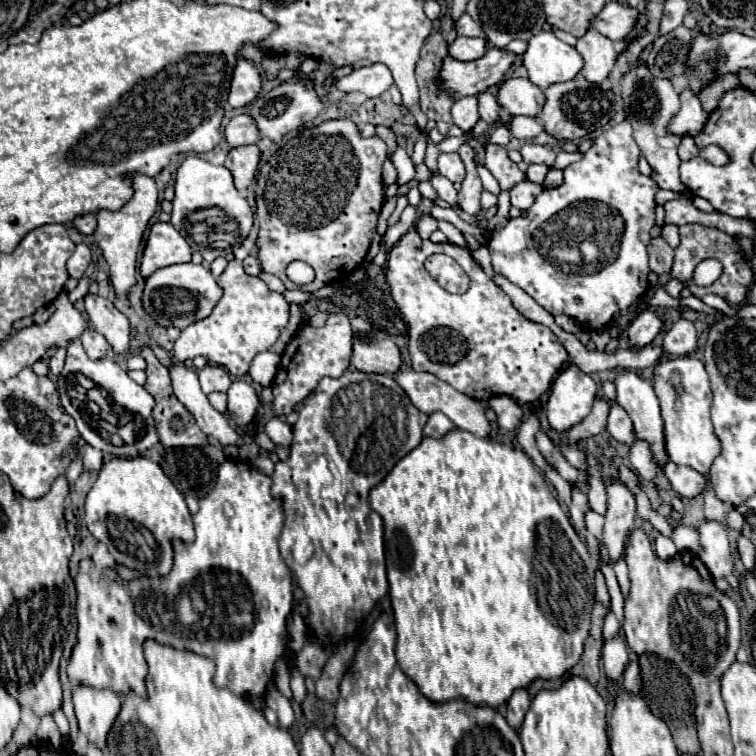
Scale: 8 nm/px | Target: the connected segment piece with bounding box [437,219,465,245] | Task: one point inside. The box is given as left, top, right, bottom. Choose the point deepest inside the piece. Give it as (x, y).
(453, 234)

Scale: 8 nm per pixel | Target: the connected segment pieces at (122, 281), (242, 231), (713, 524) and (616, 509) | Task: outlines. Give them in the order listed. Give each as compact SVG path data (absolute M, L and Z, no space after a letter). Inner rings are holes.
M133 175L133 189L135 195L131 201L127 201L123 205L123 209L111 213L111 211L99 211L97 213L97 231L95 237L99 237L97 245L103 249L103 257L109 265L109 279L111 285L115 289L115 297L127 297L131 287L137 283L135 279L135 267L137 267L137 251L143 239L143 233L149 225L149 219L155 215L157 207L159 207L159 199L157 199L157 187L155 181L151 177L145 175Z
M187 155L177 169L171 225L185 237L193 251L201 251L207 261L213 261L221 257L221 247L215 245L227 245L231 249L245 241L253 227L253 211L247 199L235 189L233 175L227 167L213 165L197 155ZM201 235L203 239L199 239Z
M731 511L727 523L717 523L717 521L705 521L697 531L701 537L703 551L699 553L699 559L705 563L705 567L711 571L715 579L723 577L729 581L729 585L739 591L739 579L735 575L735 565L731 557L731 547L727 539L727 531L735 529L735 525L741 525L741 515L737 511Z
M613 479L605 481L609 507L605 513L605 527L603 527L603 543L609 549L613 561L625 555L627 537L631 529L635 529L635 497L633 493Z

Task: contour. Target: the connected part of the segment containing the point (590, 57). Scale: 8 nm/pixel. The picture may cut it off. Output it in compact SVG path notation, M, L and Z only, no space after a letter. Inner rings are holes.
M589 29L583 37L577 39L575 49L585 59L585 67L581 75L591 83L601 83L613 71L617 61L617 51L613 49L613 41Z

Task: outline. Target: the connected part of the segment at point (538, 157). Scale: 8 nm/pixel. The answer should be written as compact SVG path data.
M529 141L521 147L521 157L523 157L523 161L527 165L531 165L531 163L545 163L545 165L551 167L553 161L555 161L555 153L551 149L535 145L535 143L529 143Z

